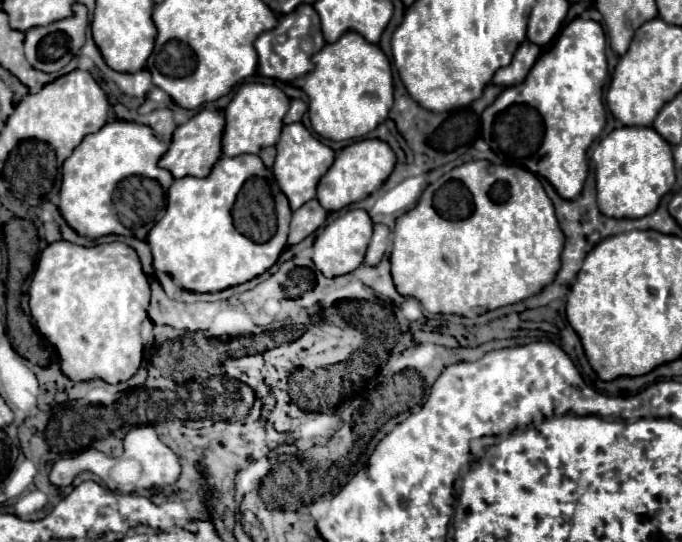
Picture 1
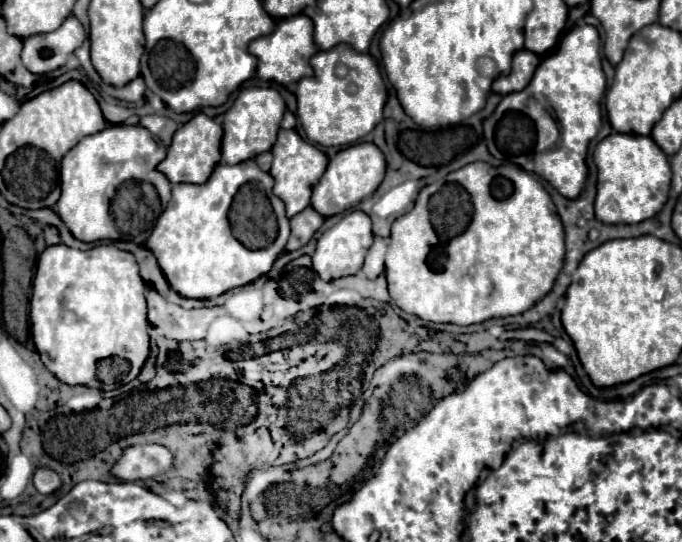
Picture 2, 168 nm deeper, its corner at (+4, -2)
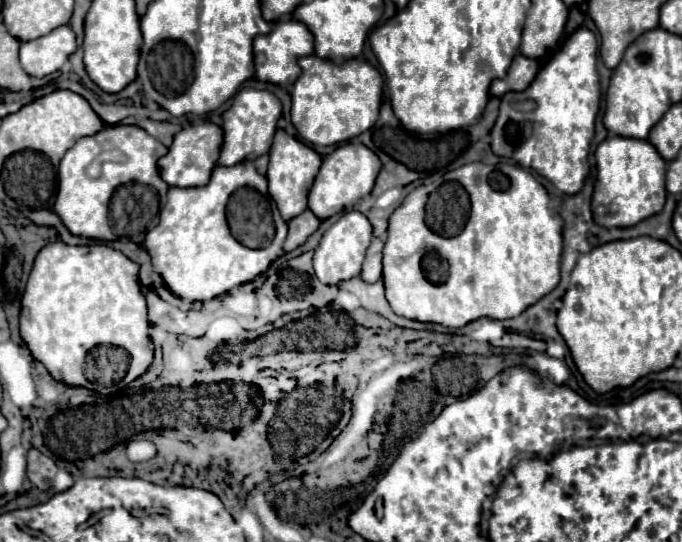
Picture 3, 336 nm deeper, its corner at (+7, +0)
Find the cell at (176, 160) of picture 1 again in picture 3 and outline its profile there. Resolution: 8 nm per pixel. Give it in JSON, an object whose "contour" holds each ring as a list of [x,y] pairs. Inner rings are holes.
{"contour":[[[214,123],[190,125],[182,129],[176,137],[168,153],[158,161],[160,175],[170,187],[202,187],[210,181],[210,173],[216,167],[218,155],[222,147],[222,129]]]}

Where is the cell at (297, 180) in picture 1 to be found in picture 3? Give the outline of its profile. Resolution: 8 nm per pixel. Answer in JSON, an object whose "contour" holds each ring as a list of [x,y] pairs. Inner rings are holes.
{"contour":[[[284,129],[276,131],[272,149],[269,151],[266,177],[268,177],[268,193],[276,201],[278,211],[282,213],[284,221],[294,219],[296,215],[300,215],[306,209],[306,197],[308,197],[308,191],[312,187],[312,181],[314,181],[318,169],[320,169],[320,155],[314,149],[310,149],[302,141],[294,139],[292,135],[288,135]]]}

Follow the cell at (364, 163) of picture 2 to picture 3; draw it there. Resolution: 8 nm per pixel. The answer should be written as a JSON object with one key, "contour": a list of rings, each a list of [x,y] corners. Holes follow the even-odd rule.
{"contour":[[[350,141],[340,145],[324,159],[308,195],[308,209],[318,219],[328,219],[336,213],[342,213],[344,209],[350,209],[358,199],[362,199],[372,191],[378,171],[380,171],[380,159],[366,145],[362,145],[360,141]]]}

